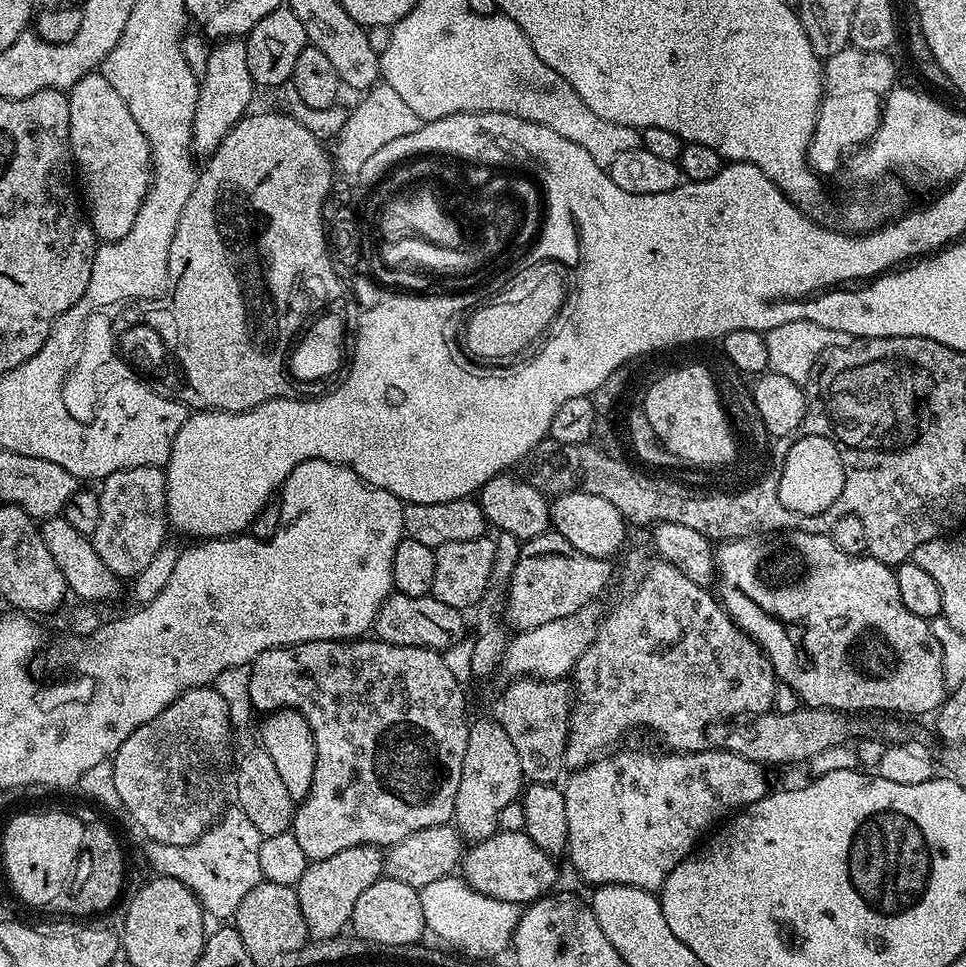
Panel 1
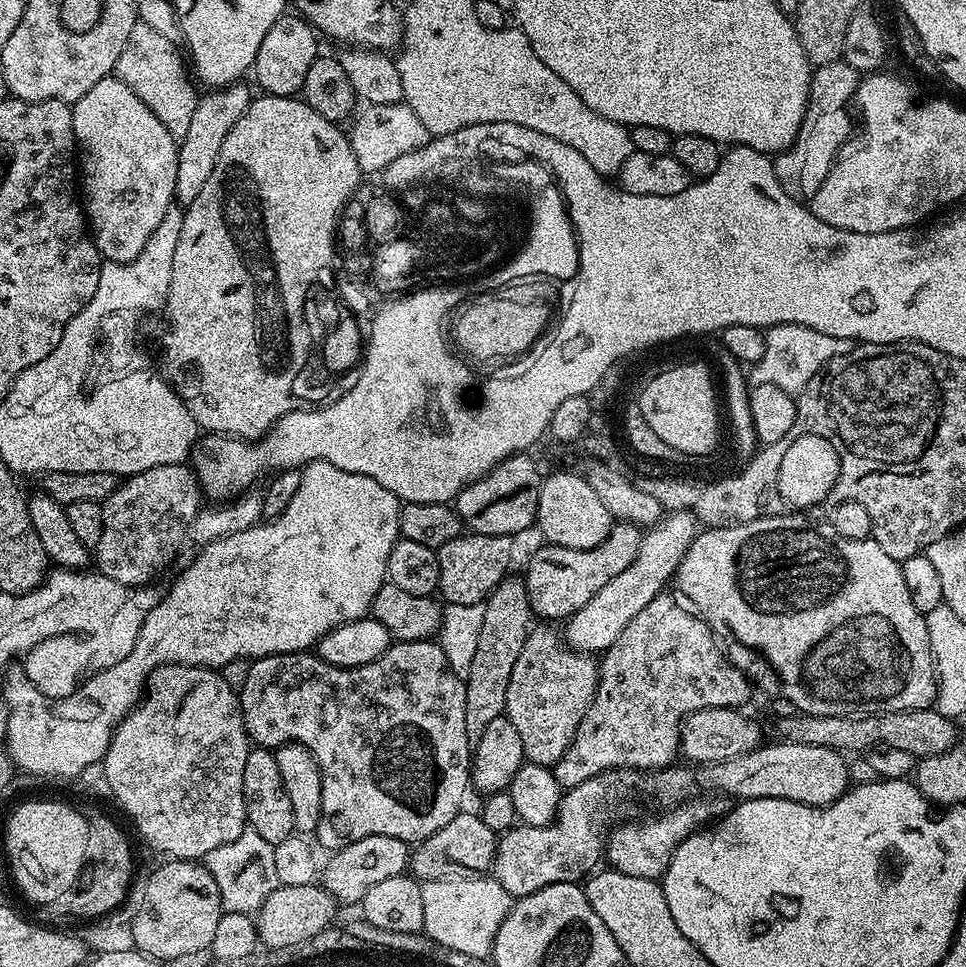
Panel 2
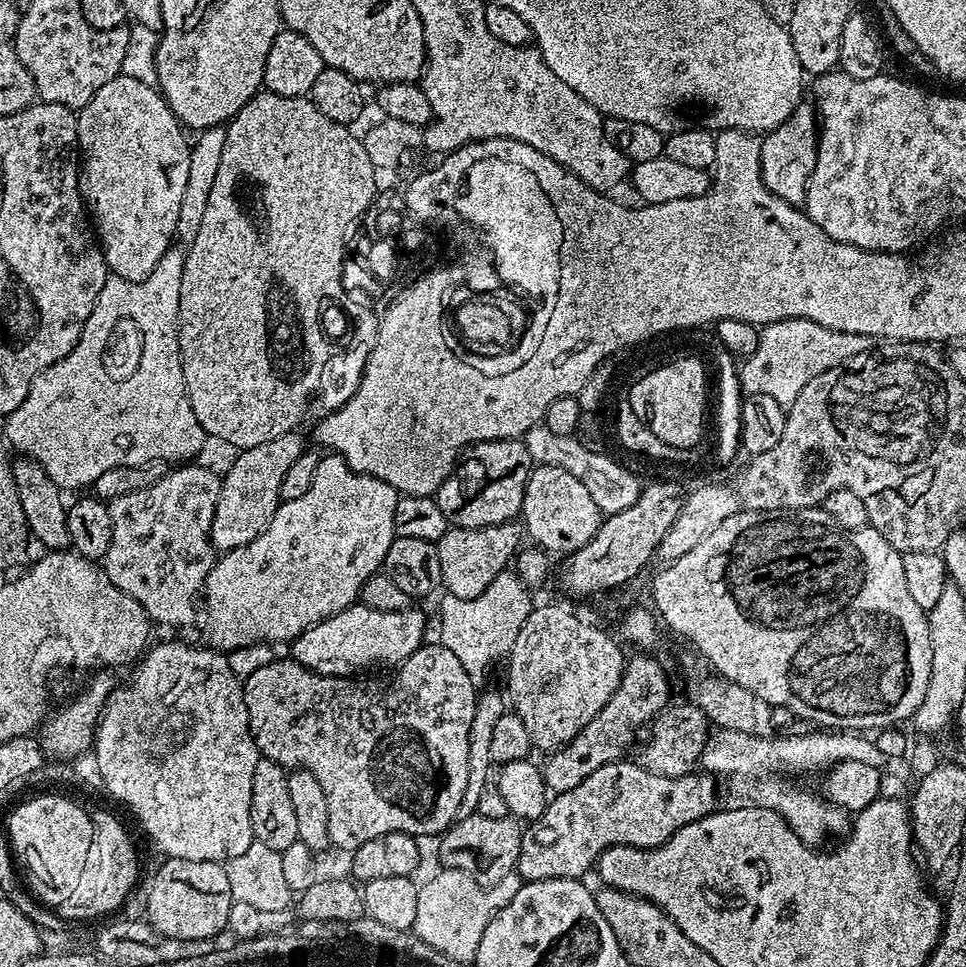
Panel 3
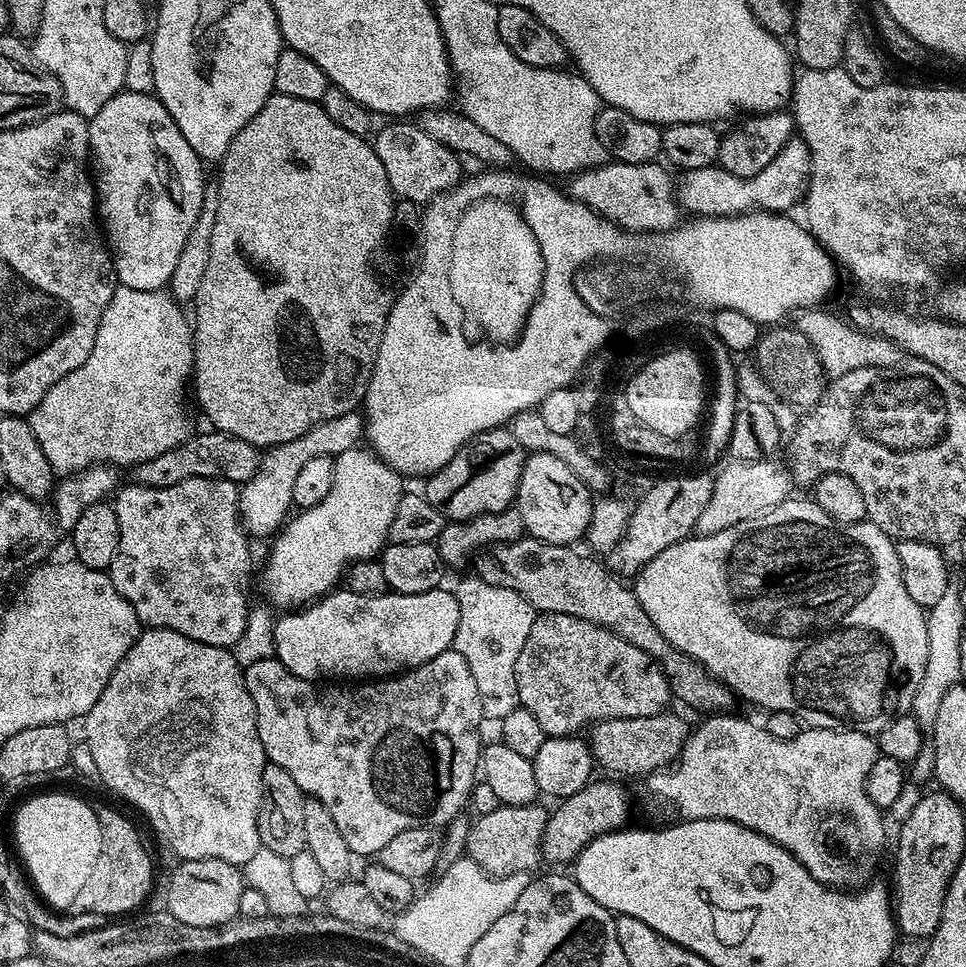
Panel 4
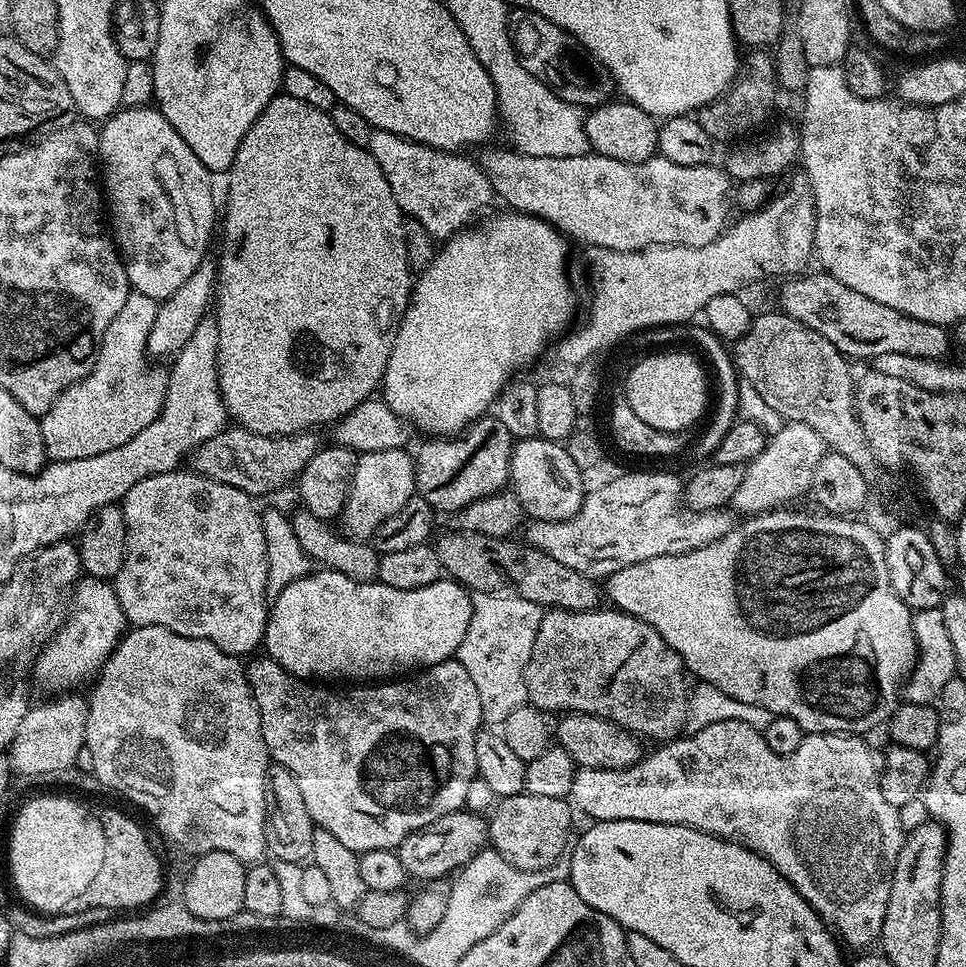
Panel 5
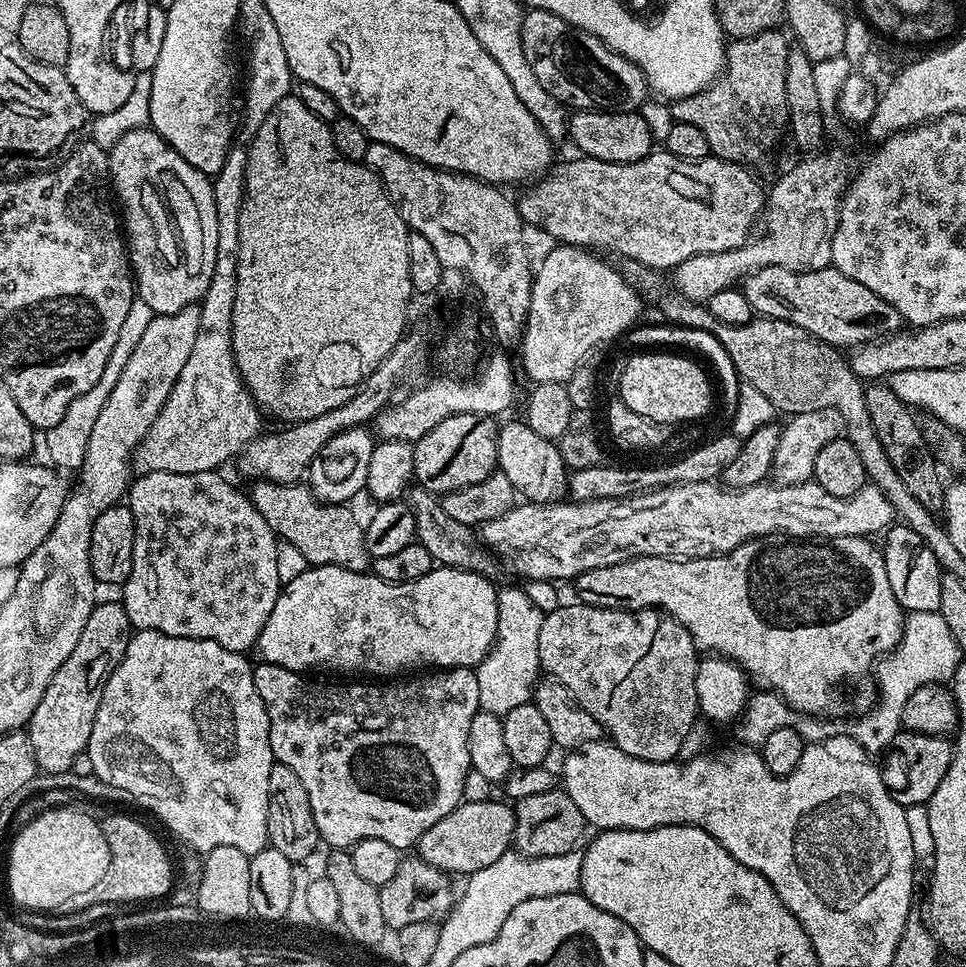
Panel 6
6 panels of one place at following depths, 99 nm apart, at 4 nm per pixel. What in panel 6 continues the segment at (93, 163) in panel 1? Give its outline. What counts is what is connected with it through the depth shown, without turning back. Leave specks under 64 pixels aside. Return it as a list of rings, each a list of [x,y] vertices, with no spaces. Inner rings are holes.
[[[143,127],[116,136],[116,145],[108,152],[110,184],[122,213],[135,295],[146,302],[155,315],[178,314],[178,310],[203,300],[210,278],[214,278],[214,258],[218,258],[218,210],[214,210],[212,180],[190,166],[190,162],[151,127]]]

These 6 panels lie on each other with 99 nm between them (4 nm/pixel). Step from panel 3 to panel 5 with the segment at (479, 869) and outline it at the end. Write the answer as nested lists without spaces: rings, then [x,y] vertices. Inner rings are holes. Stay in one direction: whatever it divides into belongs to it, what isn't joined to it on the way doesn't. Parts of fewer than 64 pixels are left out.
[[[526,790],[516,796],[497,799],[496,807],[487,817],[488,844],[499,856],[506,858],[510,866],[540,872],[565,855],[573,835],[572,812],[573,805],[565,798],[542,798]]]

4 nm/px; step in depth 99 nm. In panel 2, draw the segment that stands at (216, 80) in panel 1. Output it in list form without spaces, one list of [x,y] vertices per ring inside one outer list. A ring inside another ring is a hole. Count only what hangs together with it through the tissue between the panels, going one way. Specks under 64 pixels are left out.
[[[244,82],[228,85],[227,88],[217,88],[203,93],[196,101],[194,118],[190,118],[190,126],[186,134],[178,140],[178,178],[176,179],[176,200],[187,206],[198,198],[202,186],[206,186],[206,178],[214,170],[214,162],[218,162],[218,154],[222,150],[222,142],[226,142],[226,134],[242,118],[249,104],[254,99],[253,93],[248,93]]]

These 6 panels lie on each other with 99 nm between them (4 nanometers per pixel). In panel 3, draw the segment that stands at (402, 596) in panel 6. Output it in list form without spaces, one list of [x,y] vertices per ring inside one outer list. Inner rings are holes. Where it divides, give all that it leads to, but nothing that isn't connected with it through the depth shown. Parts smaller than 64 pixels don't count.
[[[357,602],[346,610],[318,622],[314,627],[306,629],[298,639],[291,641],[290,656],[302,667],[323,676],[356,678],[369,670],[380,670],[385,666],[400,664],[406,658],[410,658],[410,654],[414,654],[414,650],[418,650],[425,640],[422,613],[415,610],[406,612],[374,610]]]

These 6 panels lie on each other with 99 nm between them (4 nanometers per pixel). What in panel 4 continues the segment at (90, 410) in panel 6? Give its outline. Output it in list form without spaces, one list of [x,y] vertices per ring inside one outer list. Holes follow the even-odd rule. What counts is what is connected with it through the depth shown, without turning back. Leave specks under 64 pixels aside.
[[[123,286],[117,287],[112,301],[102,314],[102,322],[98,326],[98,338],[94,338],[94,350],[90,350],[90,358],[86,358],[83,369],[70,370],[66,378],[54,382],[54,386],[46,390],[46,398],[42,398],[42,402],[38,402],[36,409],[28,413],[26,417],[28,425],[34,430],[34,438],[38,438],[38,446],[42,446],[42,454],[46,454],[46,462],[50,462],[53,472],[71,474],[81,472],[83,468],[92,468],[95,464],[135,466],[150,458],[158,458],[158,454],[166,454],[166,450],[174,450],[174,446],[188,440],[190,429],[188,429],[188,412],[184,409],[184,387],[187,384],[189,387],[190,384],[194,328],[189,317],[187,320],[180,308],[183,308],[181,301],[174,299],[171,291],[151,292],[150,290],[130,290]]]

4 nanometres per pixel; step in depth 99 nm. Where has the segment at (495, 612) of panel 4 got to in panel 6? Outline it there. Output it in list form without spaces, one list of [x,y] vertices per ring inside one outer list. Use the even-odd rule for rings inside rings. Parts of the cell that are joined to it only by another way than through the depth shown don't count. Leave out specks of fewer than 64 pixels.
[[[518,586],[501,589],[497,600],[499,616],[495,642],[484,661],[477,665],[475,674],[481,711],[503,718],[515,707],[529,703],[535,692],[540,674],[538,635],[545,615],[543,609],[535,606]]]

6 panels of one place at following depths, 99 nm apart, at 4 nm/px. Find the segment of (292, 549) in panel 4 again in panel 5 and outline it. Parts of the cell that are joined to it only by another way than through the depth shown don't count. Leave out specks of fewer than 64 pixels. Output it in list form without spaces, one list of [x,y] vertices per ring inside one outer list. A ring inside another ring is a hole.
[[[404,448],[394,450],[382,450],[381,452],[362,452],[357,455],[352,485],[348,487],[348,497],[344,503],[342,521],[344,520],[343,531],[352,538],[372,538],[377,530],[390,518],[390,514],[398,514],[406,502],[410,502],[412,496],[417,495],[416,491],[416,465],[411,455],[407,456]]]

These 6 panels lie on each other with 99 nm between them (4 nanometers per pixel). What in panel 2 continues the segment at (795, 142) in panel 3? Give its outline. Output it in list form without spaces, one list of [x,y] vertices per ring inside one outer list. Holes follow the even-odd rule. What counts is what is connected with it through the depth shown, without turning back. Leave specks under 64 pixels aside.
[[[842,58],[819,65],[812,73],[812,85],[808,91],[808,105],[804,121],[800,127],[800,133],[796,135],[796,143],[784,152],[777,152],[774,156],[776,177],[786,190],[798,201],[811,201],[812,195],[826,182],[826,174],[832,168],[832,162],[836,158],[837,149],[820,148],[820,127],[824,124],[824,112],[840,112],[844,107],[849,107],[850,101],[855,97],[856,88],[861,82],[861,73],[854,70]]]

